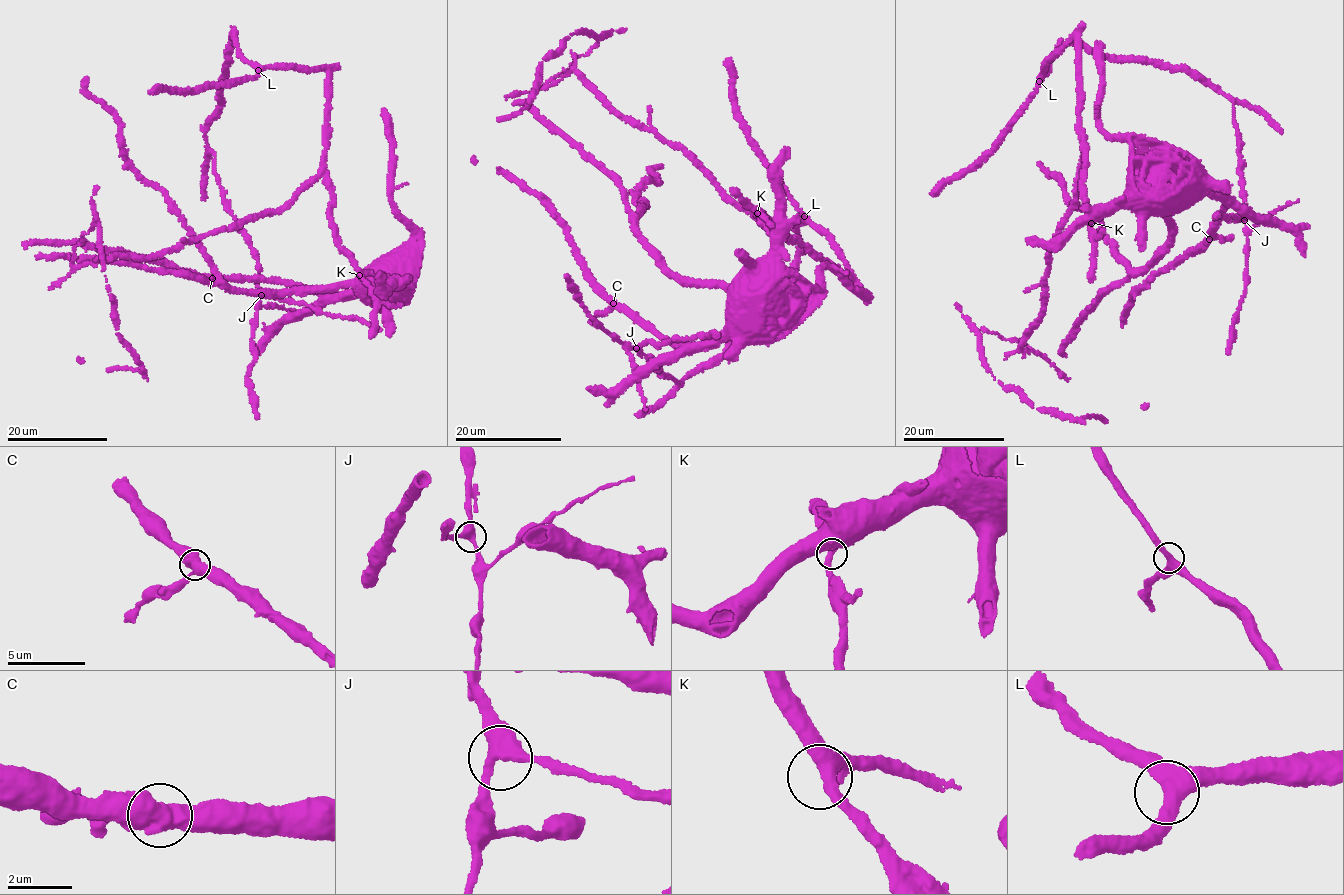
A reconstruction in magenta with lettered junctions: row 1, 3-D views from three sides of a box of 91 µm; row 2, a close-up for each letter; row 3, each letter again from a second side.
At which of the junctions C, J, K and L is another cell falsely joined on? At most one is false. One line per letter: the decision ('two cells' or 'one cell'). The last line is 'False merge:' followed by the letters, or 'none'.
C: one cell
J: one cell
K: one cell
L: one cell
False merge: none

